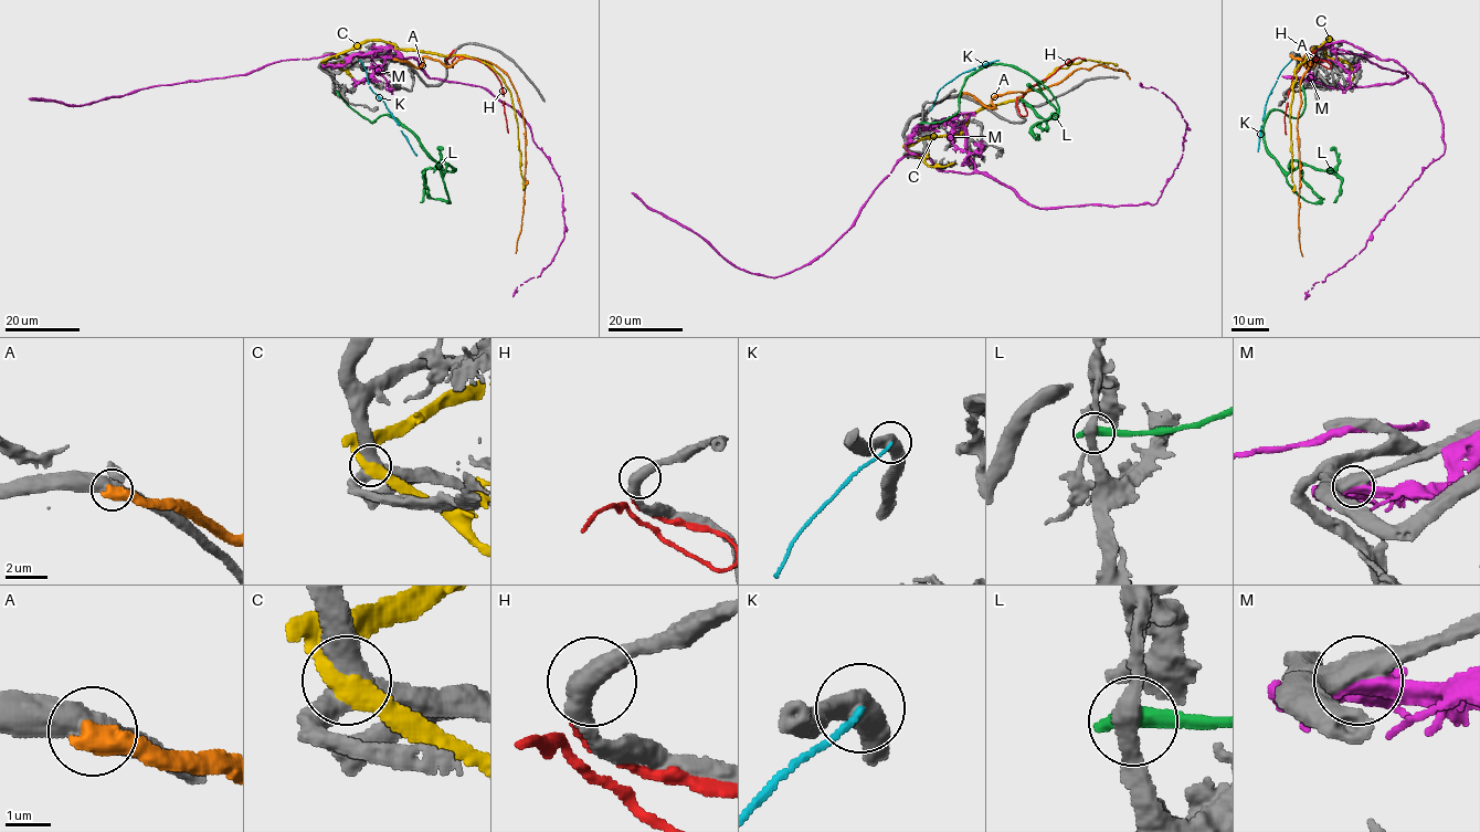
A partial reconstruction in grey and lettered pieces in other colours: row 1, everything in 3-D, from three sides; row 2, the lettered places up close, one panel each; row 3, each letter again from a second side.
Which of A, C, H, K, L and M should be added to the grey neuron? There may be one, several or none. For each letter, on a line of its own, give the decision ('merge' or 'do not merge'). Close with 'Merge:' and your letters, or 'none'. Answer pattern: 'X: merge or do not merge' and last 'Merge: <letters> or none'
A: do not merge
C: do not merge
H: do not merge
K: do not merge
L: do not merge
M: do not merge
Merge: none

